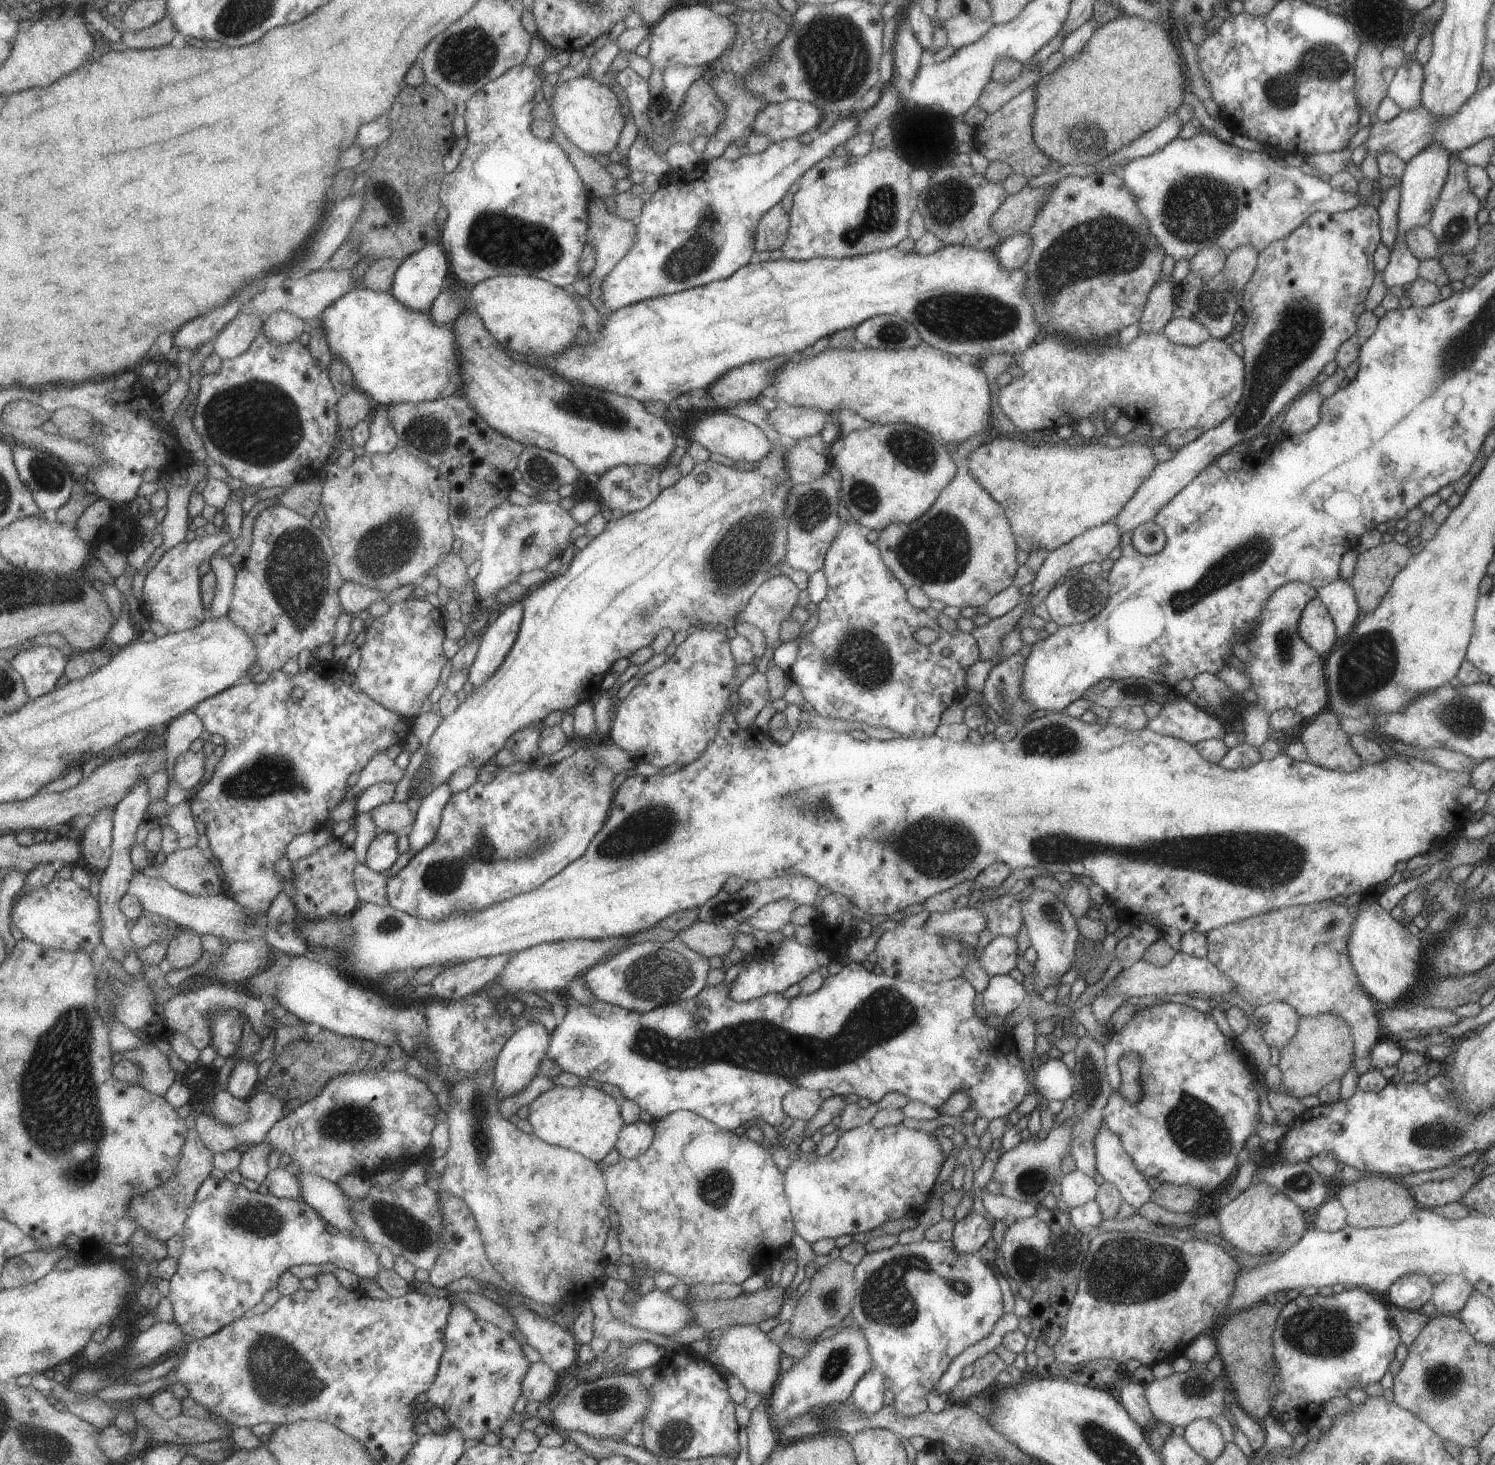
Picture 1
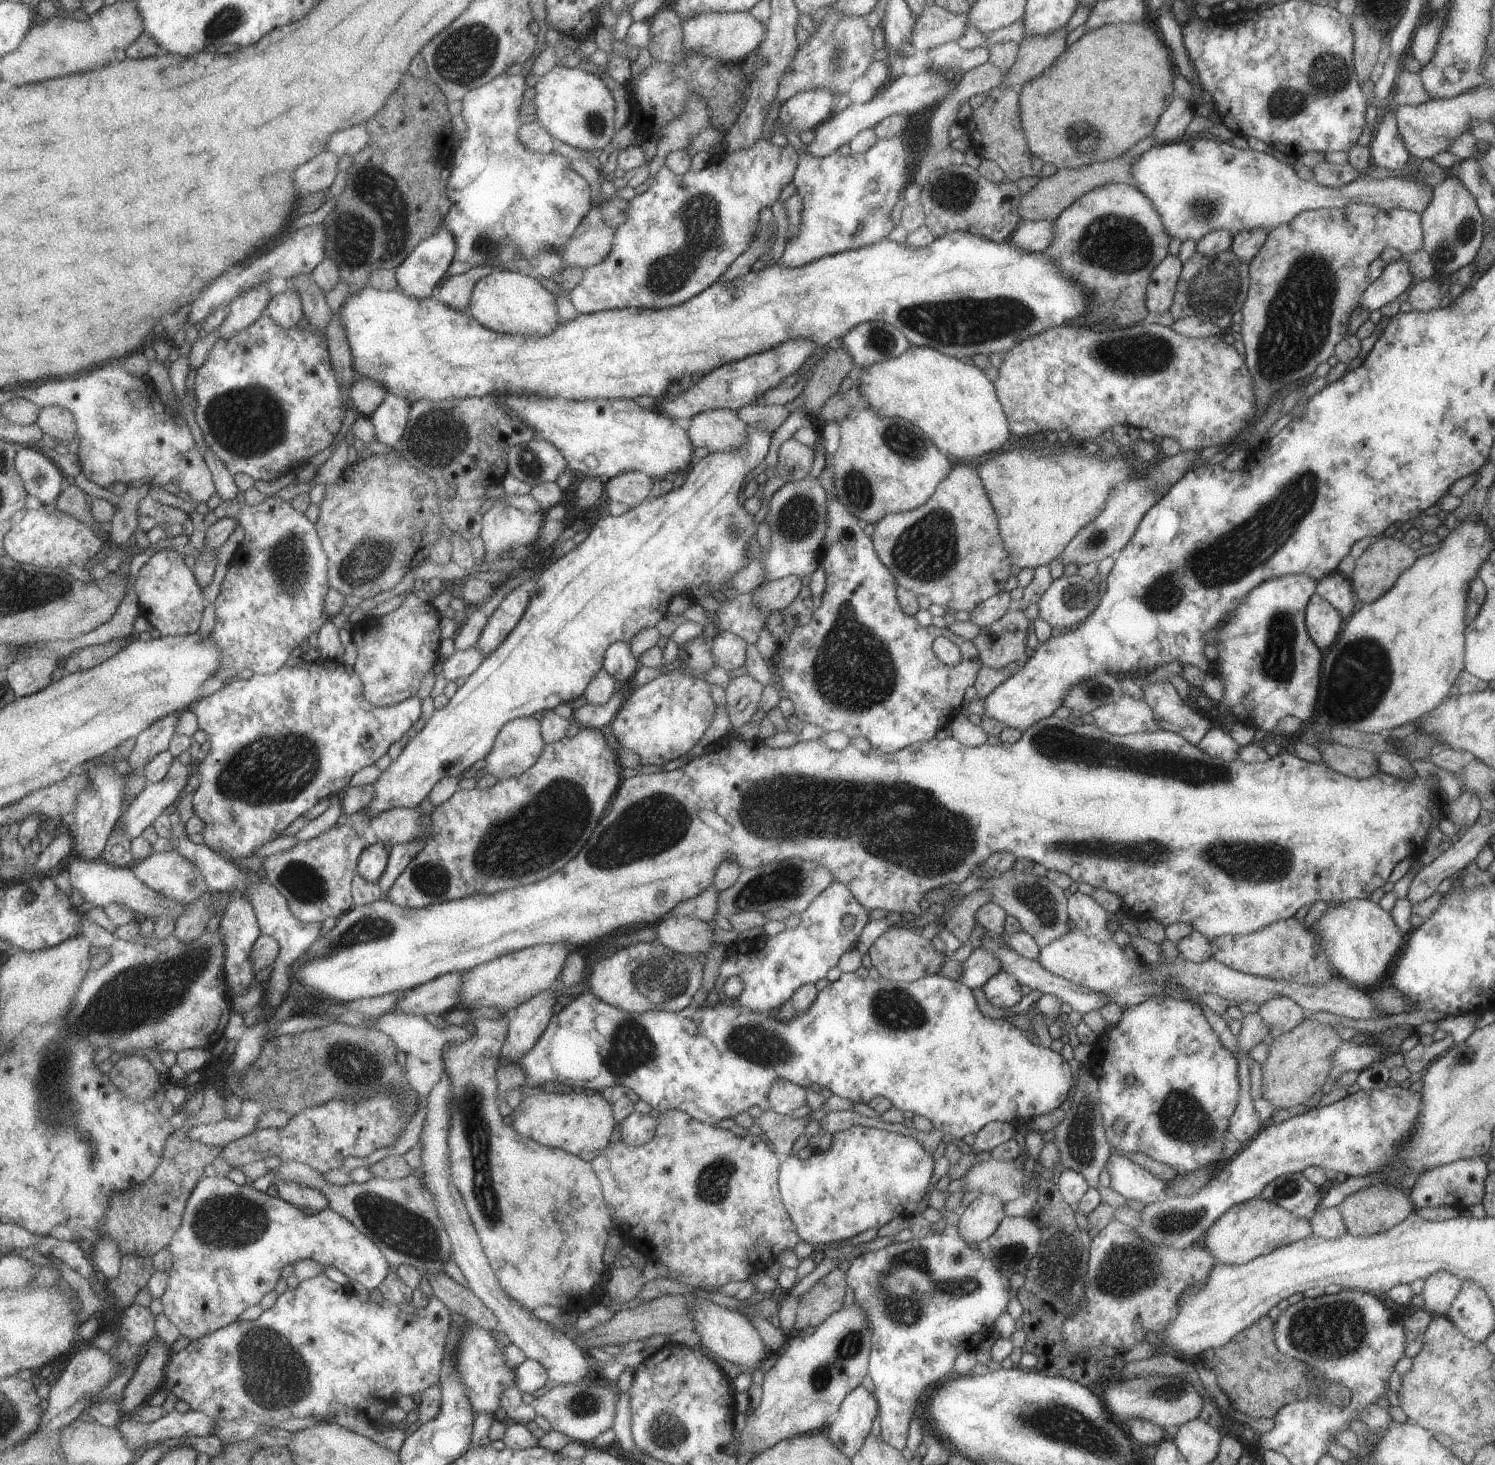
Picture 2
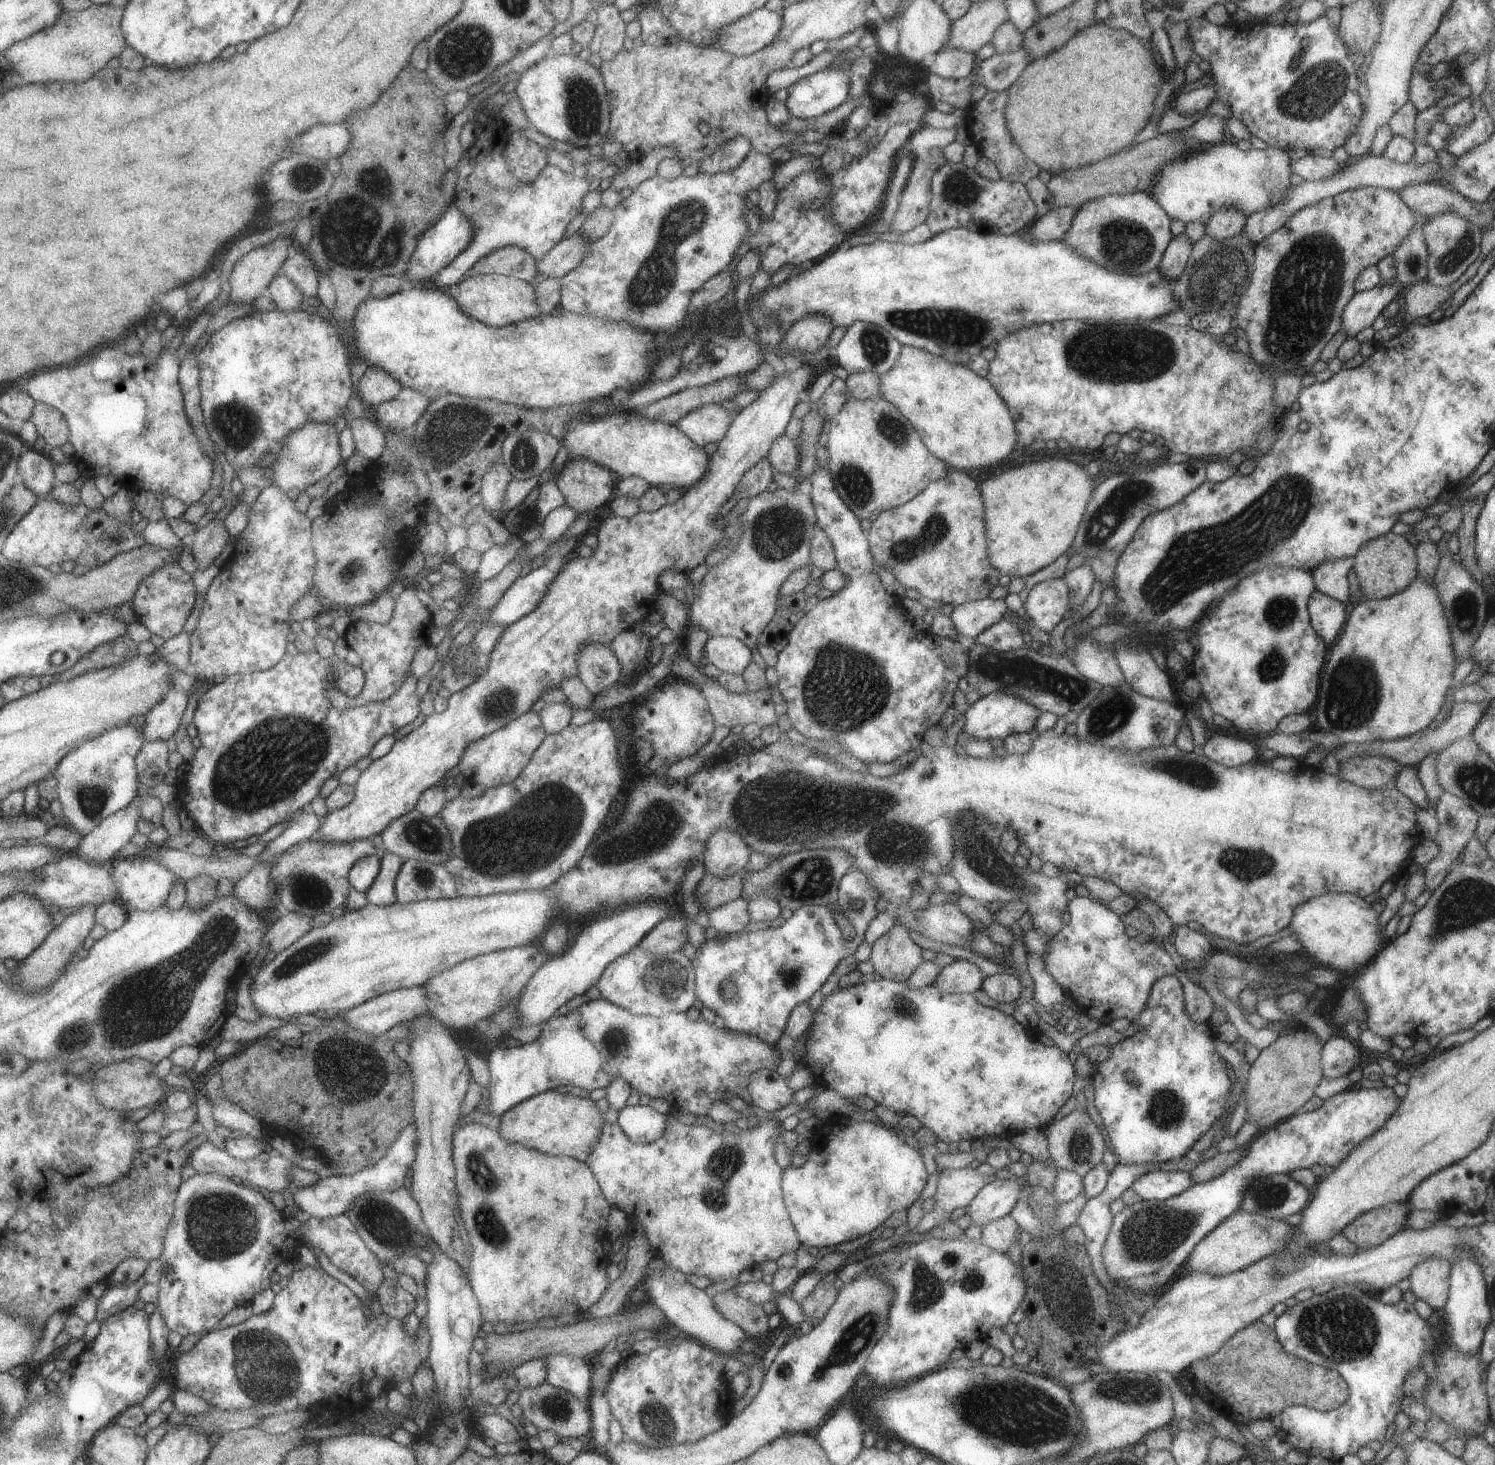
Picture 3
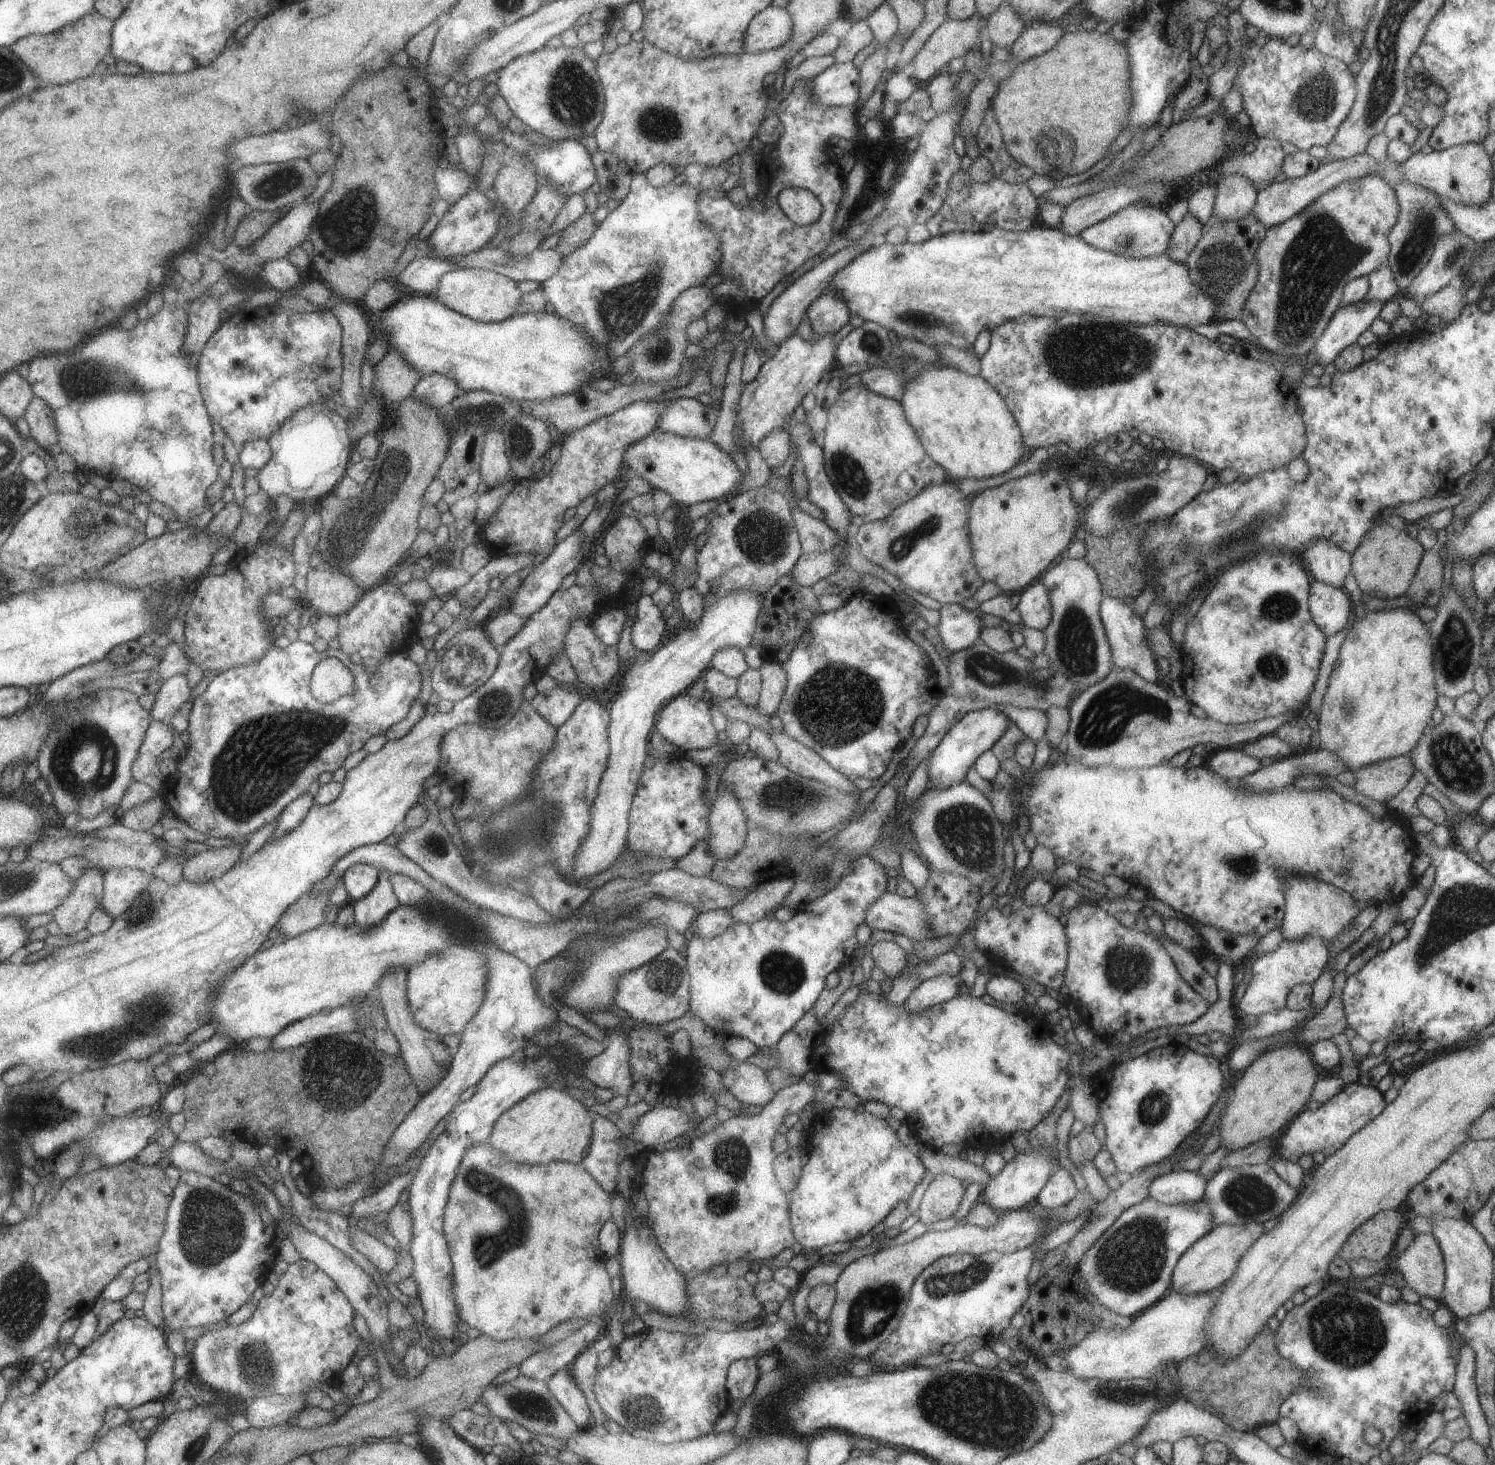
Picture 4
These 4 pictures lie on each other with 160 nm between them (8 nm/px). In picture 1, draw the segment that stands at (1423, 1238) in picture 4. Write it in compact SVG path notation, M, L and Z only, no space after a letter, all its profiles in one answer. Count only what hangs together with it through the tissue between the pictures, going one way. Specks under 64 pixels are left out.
M1445 1275L1441 1282L1432 1288L1431 1302L1437 1314L1457 1314L1474 1291L1473 1285L1461 1275Z

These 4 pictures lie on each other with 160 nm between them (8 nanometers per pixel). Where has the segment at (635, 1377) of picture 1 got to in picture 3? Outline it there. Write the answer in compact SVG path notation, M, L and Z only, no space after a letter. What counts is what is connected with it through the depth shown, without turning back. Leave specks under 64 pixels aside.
M541 1383L533 1388L517 1388L519 1397L516 1403L521 1408L522 1416L529 1423L535 1425L538 1430L550 1430L560 1439L565 1437L578 1437L589 1434L591 1430L591 1413L588 1401L576 1399L570 1392L551 1386L549 1383Z

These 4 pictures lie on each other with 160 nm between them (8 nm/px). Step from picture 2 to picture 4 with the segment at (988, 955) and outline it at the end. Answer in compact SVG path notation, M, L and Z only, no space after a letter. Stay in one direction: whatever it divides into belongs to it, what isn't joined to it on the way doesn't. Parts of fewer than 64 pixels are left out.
M941 973L925 979L907 997L903 1006L909 1011L917 1012L935 1006L957 995L959 986L963 984L957 975Z

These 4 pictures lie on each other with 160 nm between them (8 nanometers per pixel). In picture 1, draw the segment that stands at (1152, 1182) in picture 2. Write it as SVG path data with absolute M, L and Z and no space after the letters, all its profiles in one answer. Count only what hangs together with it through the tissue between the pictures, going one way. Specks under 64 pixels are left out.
M1103 1122L1092 1141L1097 1172L1117 1190L1121 1200L1137 1211L1141 1204L1149 1201L1153 1192L1147 1185L1147 1179L1135 1170L1120 1138Z

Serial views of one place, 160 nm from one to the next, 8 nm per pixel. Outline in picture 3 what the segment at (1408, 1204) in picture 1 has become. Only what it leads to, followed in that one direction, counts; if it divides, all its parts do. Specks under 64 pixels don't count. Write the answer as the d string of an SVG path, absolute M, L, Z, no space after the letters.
M1394 1202L1359 1213L1340 1231L1357 1249L1381 1244L1398 1230L1406 1228L1405 1202Z

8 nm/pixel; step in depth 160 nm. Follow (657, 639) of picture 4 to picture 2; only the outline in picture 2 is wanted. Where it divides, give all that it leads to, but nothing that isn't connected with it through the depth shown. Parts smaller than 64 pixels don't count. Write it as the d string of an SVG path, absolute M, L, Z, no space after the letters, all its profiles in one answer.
M613 642L605 648L603 656L602 668L615 681L629 681L635 674L637 660L631 655L629 644Z

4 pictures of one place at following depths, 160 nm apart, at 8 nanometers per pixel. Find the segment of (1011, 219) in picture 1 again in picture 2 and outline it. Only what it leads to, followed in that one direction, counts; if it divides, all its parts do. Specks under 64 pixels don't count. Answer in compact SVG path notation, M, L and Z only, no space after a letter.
M1115 156L1111 160L1103 160L1102 162L1093 162L1075 169L1058 169L1056 174L1049 177L1041 177L1039 182L1029 190L1023 193L1019 198L1019 204L1015 206L1017 216L1021 218L1021 222L1034 222L1037 220L1055 220L1071 202L1075 202L1079 196L1083 196L1085 192L1115 182L1115 184L1133 185L1131 178L1131 166L1137 162L1137 157L1123 160L1123 156Z

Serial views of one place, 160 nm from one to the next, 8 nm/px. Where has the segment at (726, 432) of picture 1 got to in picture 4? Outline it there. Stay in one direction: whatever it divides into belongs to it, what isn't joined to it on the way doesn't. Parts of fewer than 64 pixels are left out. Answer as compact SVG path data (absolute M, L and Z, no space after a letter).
M679 397L677 400L672 400L672 403L667 405L667 408L660 413L656 428L680 437L709 439L709 435L715 426L717 417L717 409L710 405L703 405L694 397Z

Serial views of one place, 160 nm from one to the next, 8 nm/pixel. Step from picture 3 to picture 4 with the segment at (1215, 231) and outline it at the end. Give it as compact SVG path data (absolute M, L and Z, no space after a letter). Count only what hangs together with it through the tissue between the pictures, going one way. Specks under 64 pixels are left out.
M1230 170L1229 174L1219 183L1217 183L1216 195L1212 215L1220 221L1236 221L1243 218L1247 213L1252 212L1256 201L1256 190L1251 183Z

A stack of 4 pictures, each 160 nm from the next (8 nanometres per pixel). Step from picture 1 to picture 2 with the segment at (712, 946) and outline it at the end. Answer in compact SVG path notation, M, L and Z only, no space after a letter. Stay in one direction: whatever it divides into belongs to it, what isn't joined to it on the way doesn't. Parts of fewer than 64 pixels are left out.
M667 913L654 926L655 941L683 955L695 956L713 944L712 928L704 921Z

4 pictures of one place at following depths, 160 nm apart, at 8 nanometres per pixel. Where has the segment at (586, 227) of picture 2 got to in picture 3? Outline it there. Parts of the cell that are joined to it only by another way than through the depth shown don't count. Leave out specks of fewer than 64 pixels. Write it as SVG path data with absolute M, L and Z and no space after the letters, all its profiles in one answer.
M578 232L561 239L545 257L535 261L536 269L542 276L560 278L581 262L590 244Z

